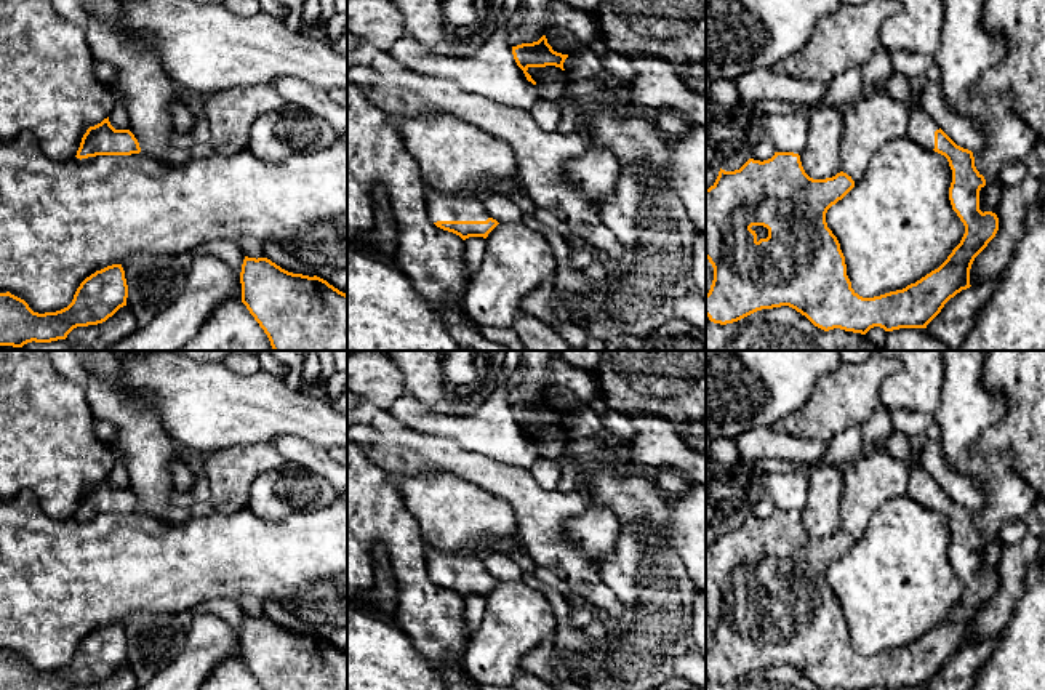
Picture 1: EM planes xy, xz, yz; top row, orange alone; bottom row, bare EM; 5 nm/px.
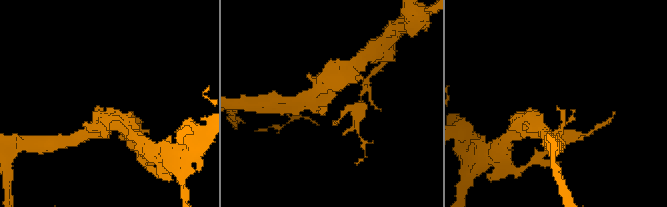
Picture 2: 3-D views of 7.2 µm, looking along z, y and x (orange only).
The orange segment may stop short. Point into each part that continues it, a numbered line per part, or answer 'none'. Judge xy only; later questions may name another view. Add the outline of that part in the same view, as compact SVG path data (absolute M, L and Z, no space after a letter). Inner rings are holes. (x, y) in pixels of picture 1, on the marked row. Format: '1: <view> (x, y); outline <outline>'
none

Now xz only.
1: xz (442, 207); outline M426 189L429 219L437 221L486 221L490 215L483 200L475 195L446 194Z

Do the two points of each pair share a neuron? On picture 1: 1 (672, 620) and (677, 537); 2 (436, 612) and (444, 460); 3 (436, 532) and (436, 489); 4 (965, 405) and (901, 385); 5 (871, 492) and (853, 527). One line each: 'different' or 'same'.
1: different
2: different
3: same
4: different
5: same

